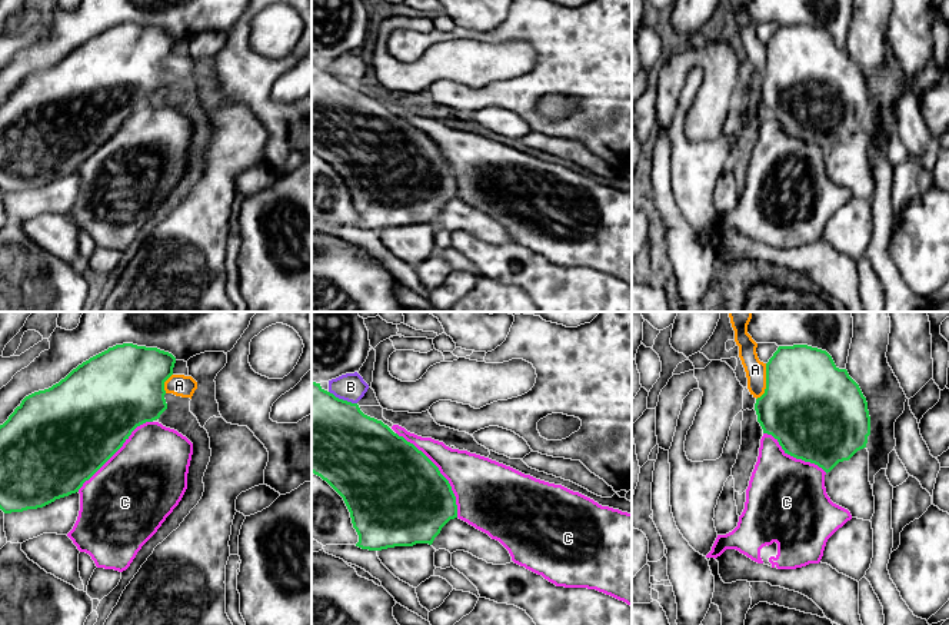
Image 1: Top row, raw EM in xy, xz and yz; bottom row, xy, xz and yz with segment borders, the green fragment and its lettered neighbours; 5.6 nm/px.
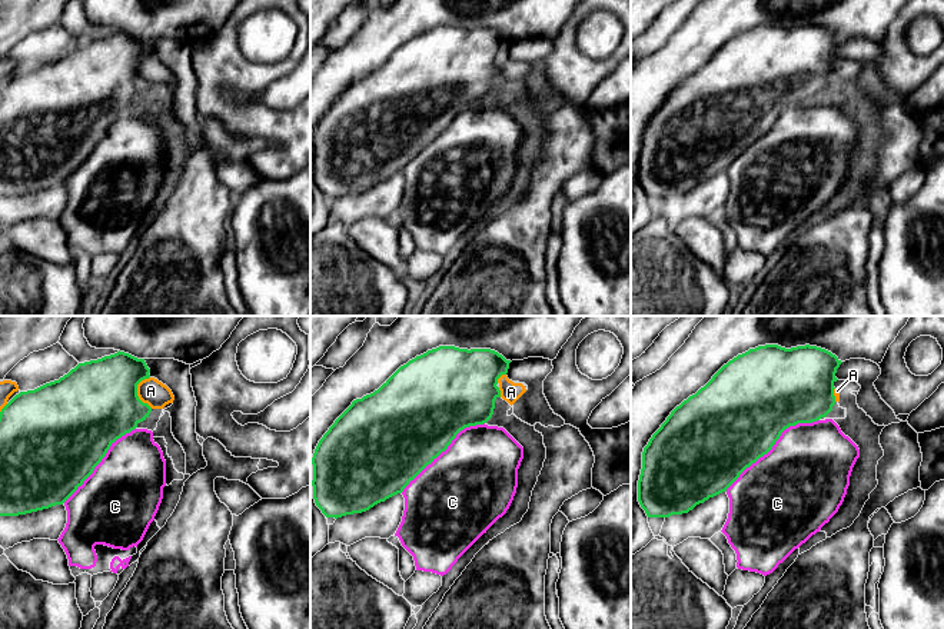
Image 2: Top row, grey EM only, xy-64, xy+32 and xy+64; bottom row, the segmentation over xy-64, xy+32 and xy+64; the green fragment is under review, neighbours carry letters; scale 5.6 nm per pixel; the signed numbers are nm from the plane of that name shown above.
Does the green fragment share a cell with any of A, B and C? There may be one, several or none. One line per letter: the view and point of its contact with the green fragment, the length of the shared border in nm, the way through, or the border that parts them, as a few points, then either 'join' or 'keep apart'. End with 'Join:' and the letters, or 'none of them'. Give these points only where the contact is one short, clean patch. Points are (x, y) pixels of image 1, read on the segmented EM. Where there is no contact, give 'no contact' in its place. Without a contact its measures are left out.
A: contact yz (766, 382); length 220 nm; keep apart
B: contact xz (342, 399); length 180 nm; keep apart
C: contact xz (439, 472); length 600 nm; keep apart
Join: none of them

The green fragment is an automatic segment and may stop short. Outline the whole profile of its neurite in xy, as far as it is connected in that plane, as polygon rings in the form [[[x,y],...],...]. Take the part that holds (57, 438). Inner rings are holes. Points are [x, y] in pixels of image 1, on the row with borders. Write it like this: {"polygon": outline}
{"polygon": [[[123,343],[90,358],[49,389],[26,396],[0,425],[0,509],[4,513],[43,508],[79,492],[129,439],[131,432],[160,418],[167,409],[164,382],[176,358],[157,348]]]}

